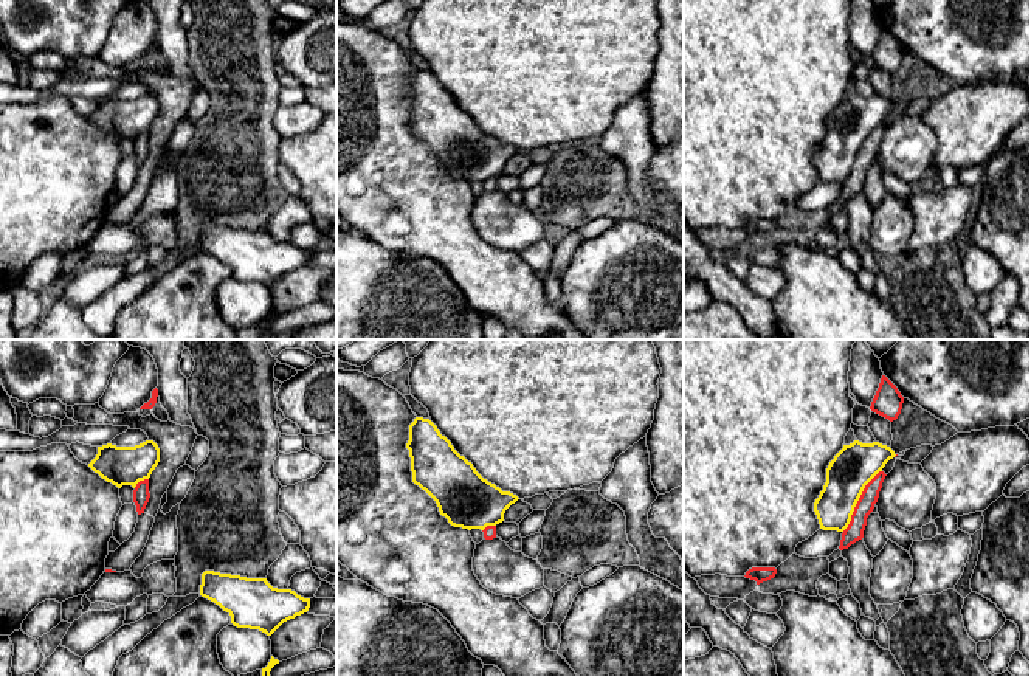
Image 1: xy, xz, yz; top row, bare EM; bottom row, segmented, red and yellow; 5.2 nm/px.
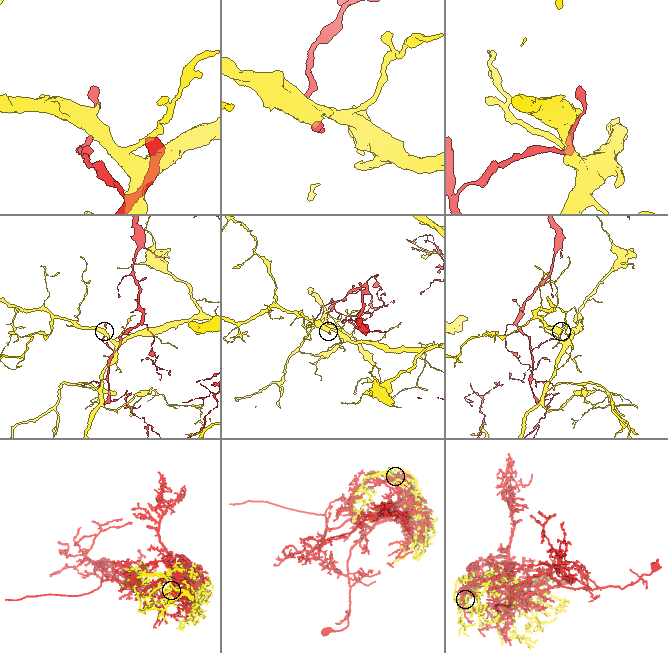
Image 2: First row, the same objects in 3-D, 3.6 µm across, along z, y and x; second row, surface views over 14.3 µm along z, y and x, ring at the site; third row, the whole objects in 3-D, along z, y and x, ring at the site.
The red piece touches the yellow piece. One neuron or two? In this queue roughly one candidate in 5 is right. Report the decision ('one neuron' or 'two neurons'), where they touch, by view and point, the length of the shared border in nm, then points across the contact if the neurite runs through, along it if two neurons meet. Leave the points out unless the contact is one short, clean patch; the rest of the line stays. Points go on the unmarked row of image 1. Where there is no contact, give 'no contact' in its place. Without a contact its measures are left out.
two neurons; contact yz (858, 154); length 380 nm

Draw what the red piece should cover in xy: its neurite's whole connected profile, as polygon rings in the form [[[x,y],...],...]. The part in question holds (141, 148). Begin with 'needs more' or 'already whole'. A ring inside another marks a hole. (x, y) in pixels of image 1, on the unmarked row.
already whole; [[[149,132],[140,133],[133,143],[133,155],[136,158],[138,167],[144,166],[149,150]]]

